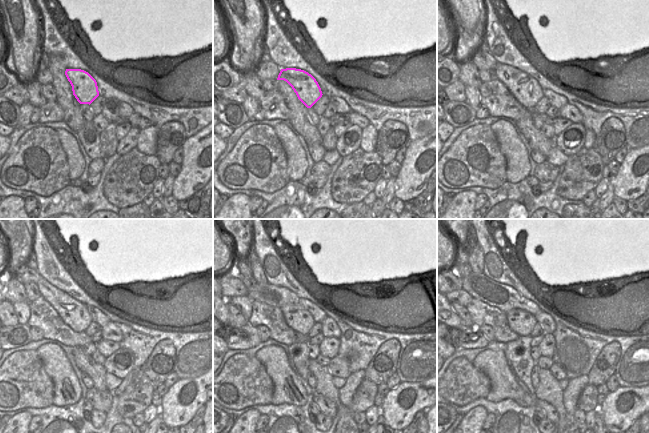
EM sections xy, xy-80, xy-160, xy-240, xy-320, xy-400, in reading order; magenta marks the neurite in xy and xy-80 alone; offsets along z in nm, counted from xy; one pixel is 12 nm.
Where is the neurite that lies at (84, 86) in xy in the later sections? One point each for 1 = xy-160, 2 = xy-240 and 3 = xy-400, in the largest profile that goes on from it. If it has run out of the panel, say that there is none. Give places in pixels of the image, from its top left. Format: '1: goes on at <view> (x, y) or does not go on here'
1: goes on at xy-160 (525, 89)
2: goes on at xy-240 (75, 314)
3: goes on at xy-400 (521, 322)

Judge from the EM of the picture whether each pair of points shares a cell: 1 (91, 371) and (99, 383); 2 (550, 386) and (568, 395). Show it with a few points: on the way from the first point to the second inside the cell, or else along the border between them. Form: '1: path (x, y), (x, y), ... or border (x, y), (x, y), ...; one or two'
1: path (94, 374), (99, 380); one
2: border (563, 390), (562, 401), (564, 409), (572, 415); two

